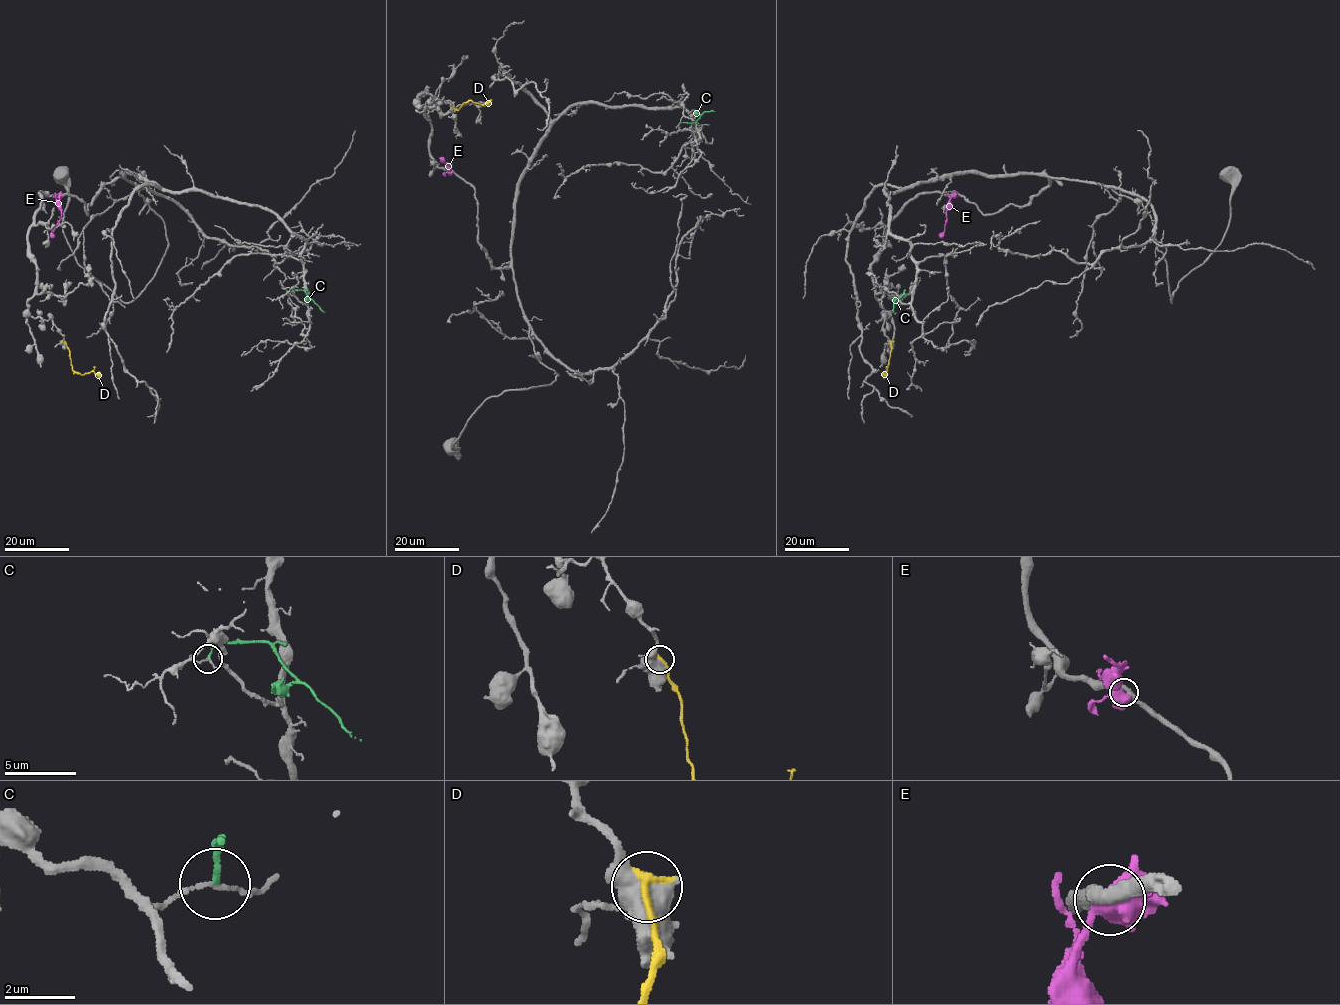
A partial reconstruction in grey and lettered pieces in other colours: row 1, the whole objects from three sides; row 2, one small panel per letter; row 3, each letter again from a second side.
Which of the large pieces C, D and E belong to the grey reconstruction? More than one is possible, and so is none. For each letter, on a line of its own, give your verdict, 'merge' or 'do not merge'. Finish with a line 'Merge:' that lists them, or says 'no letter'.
C: do not merge
D: do not merge
E: do not merge
Merge: no letter

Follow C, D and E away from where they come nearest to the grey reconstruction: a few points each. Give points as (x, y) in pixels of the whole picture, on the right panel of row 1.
C: (904, 293), (904, 290), (895, 301), (893, 312)
D: (891, 342), (889, 365), (882, 375)
E: (953, 195), (940, 237)

